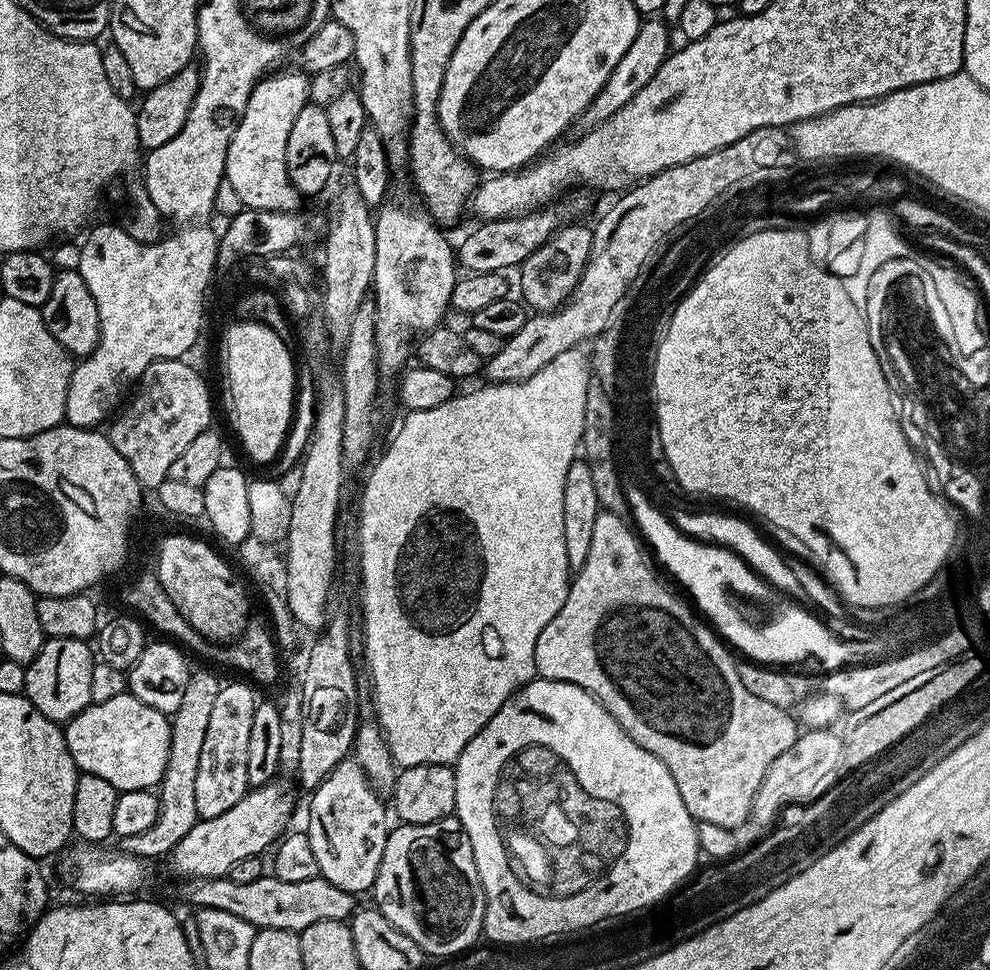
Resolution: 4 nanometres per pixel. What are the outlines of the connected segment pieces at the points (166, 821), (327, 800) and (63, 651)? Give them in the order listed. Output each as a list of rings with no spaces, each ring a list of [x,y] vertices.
[[[193,671],[186,682],[186,691],[178,710],[171,713],[172,729],[170,730],[170,756],[166,758],[166,770],[159,782],[160,813],[150,826],[150,830],[142,830],[142,834],[119,837],[119,851],[136,856],[139,860],[155,862],[159,856],[171,857],[172,852],[194,830],[198,814],[198,805],[194,795],[198,779],[198,761],[202,759],[202,745],[206,739],[206,726],[210,723],[214,702],[218,698],[218,690],[222,687],[212,672]]]
[[[354,758],[339,763],[311,796],[306,831],[314,858],[318,858],[320,875],[334,882],[338,890],[367,893],[376,880],[390,831],[390,812],[385,801],[370,787],[365,772]]]
[[[74,638],[45,639],[42,650],[33,658],[32,663],[25,667],[26,682],[23,695],[42,715],[57,722],[74,719],[78,713],[92,703],[90,698],[90,670],[94,657],[89,641]]]

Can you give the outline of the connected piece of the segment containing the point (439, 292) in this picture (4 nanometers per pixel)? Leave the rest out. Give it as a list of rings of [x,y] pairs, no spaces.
[[[385,202],[374,216],[376,253],[370,292],[376,305],[376,363],[384,374],[399,373],[413,355],[414,338],[441,327],[440,319],[450,312],[458,279],[454,244],[417,208]]]

